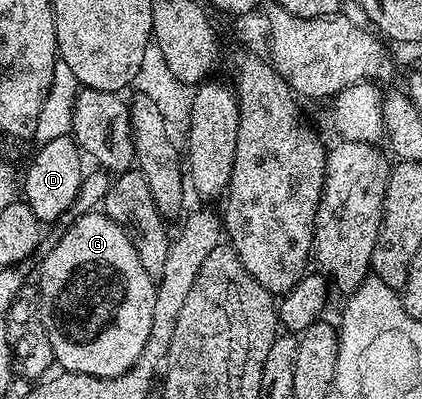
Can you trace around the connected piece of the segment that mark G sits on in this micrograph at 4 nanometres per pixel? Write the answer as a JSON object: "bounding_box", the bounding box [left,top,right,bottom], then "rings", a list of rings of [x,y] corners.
{"bounding_box":[36,213,156,379],"rings":[[[95,213],[93,215],[82,215],[66,231],[57,236],[58,240],[54,243],[54,248],[42,259],[42,272],[36,278],[38,288],[38,310],[42,313],[44,329],[48,333],[48,341],[52,341],[52,353],[54,354],[55,364],[62,371],[75,371],[84,373],[92,377],[101,379],[111,379],[120,377],[125,371],[130,371],[132,365],[140,357],[144,345],[148,341],[148,333],[152,333],[152,305],[156,305],[156,286],[155,280],[145,271],[137,256],[133,243],[126,234],[124,227],[112,220],[105,213]]]}

